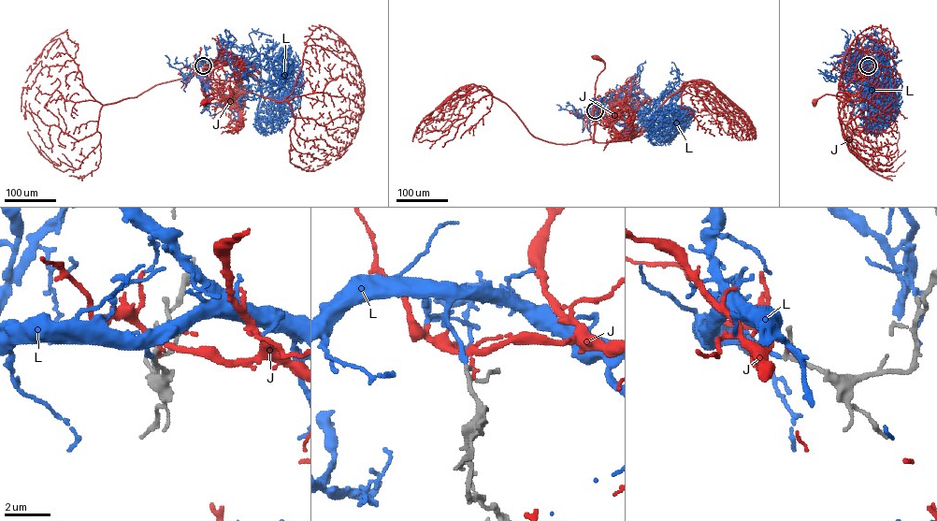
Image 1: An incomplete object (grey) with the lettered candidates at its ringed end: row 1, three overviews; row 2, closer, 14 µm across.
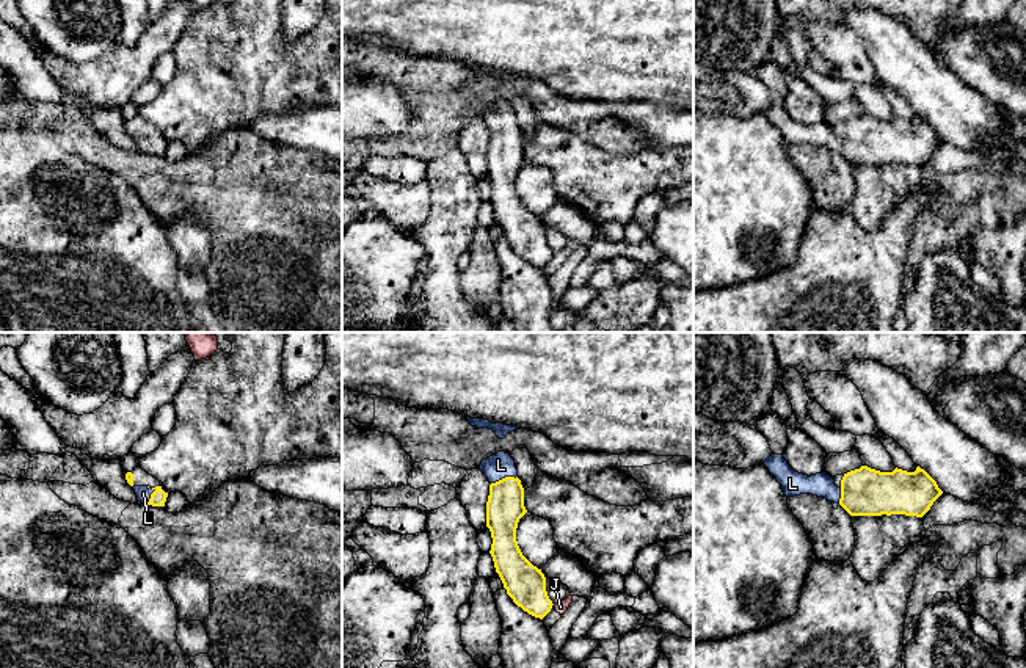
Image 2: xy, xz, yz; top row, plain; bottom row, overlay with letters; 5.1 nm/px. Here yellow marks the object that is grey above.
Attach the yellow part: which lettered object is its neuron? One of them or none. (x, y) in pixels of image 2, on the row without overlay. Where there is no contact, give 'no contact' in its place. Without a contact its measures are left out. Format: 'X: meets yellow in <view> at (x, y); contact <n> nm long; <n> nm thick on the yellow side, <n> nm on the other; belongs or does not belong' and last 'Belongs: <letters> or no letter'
J: no contact; does not belong
L: meets yellow in xz at (504, 127); contact 140 nm long; 190 nm thick on the yellow side, 130 nm on the other; belongs
Belongs: L

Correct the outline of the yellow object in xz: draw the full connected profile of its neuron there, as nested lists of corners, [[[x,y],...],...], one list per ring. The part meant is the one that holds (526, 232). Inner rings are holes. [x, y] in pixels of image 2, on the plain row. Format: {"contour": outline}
{"contour": [[[497,100],[480,113],[488,127],[486,176],[491,180],[491,205],[507,243],[529,263],[543,268],[552,257],[546,226],[521,201],[516,190],[519,168],[527,162],[524,136],[515,108]]]}

